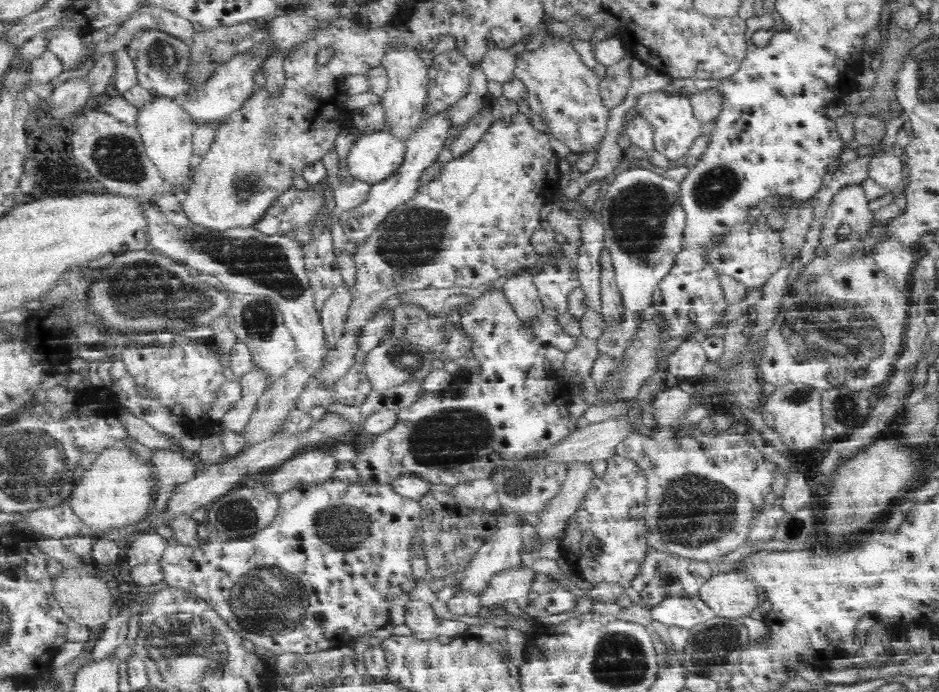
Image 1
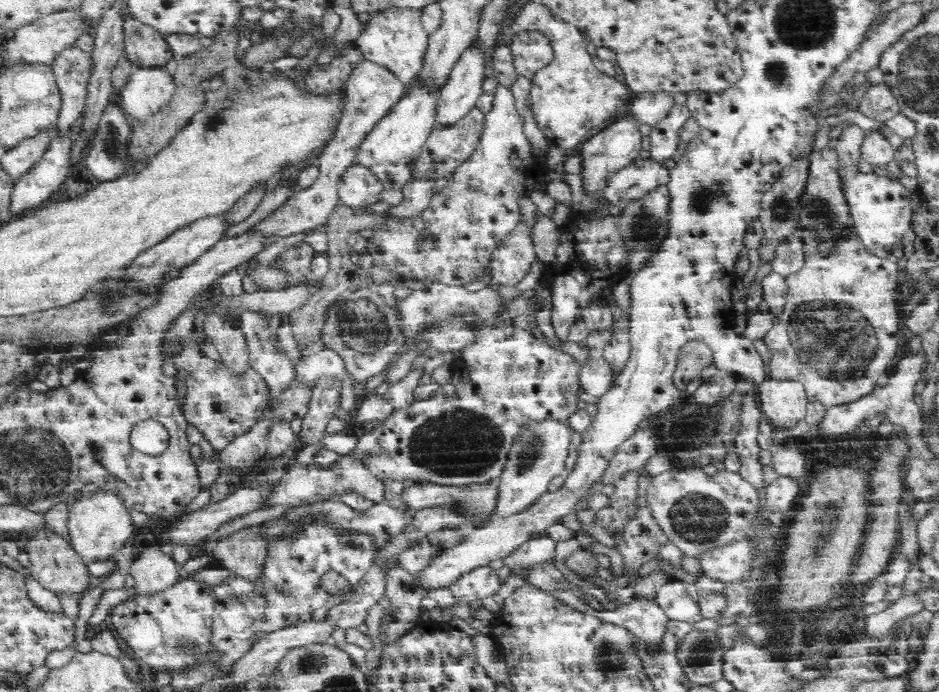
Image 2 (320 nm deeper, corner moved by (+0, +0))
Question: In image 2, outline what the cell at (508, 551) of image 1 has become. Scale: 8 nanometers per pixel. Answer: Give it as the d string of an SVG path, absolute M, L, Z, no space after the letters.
M556 420L532 422L521 427L520 436L509 450L508 462L498 478L497 517L512 517L524 512L548 492L549 482L564 470L572 432L570 426Z

